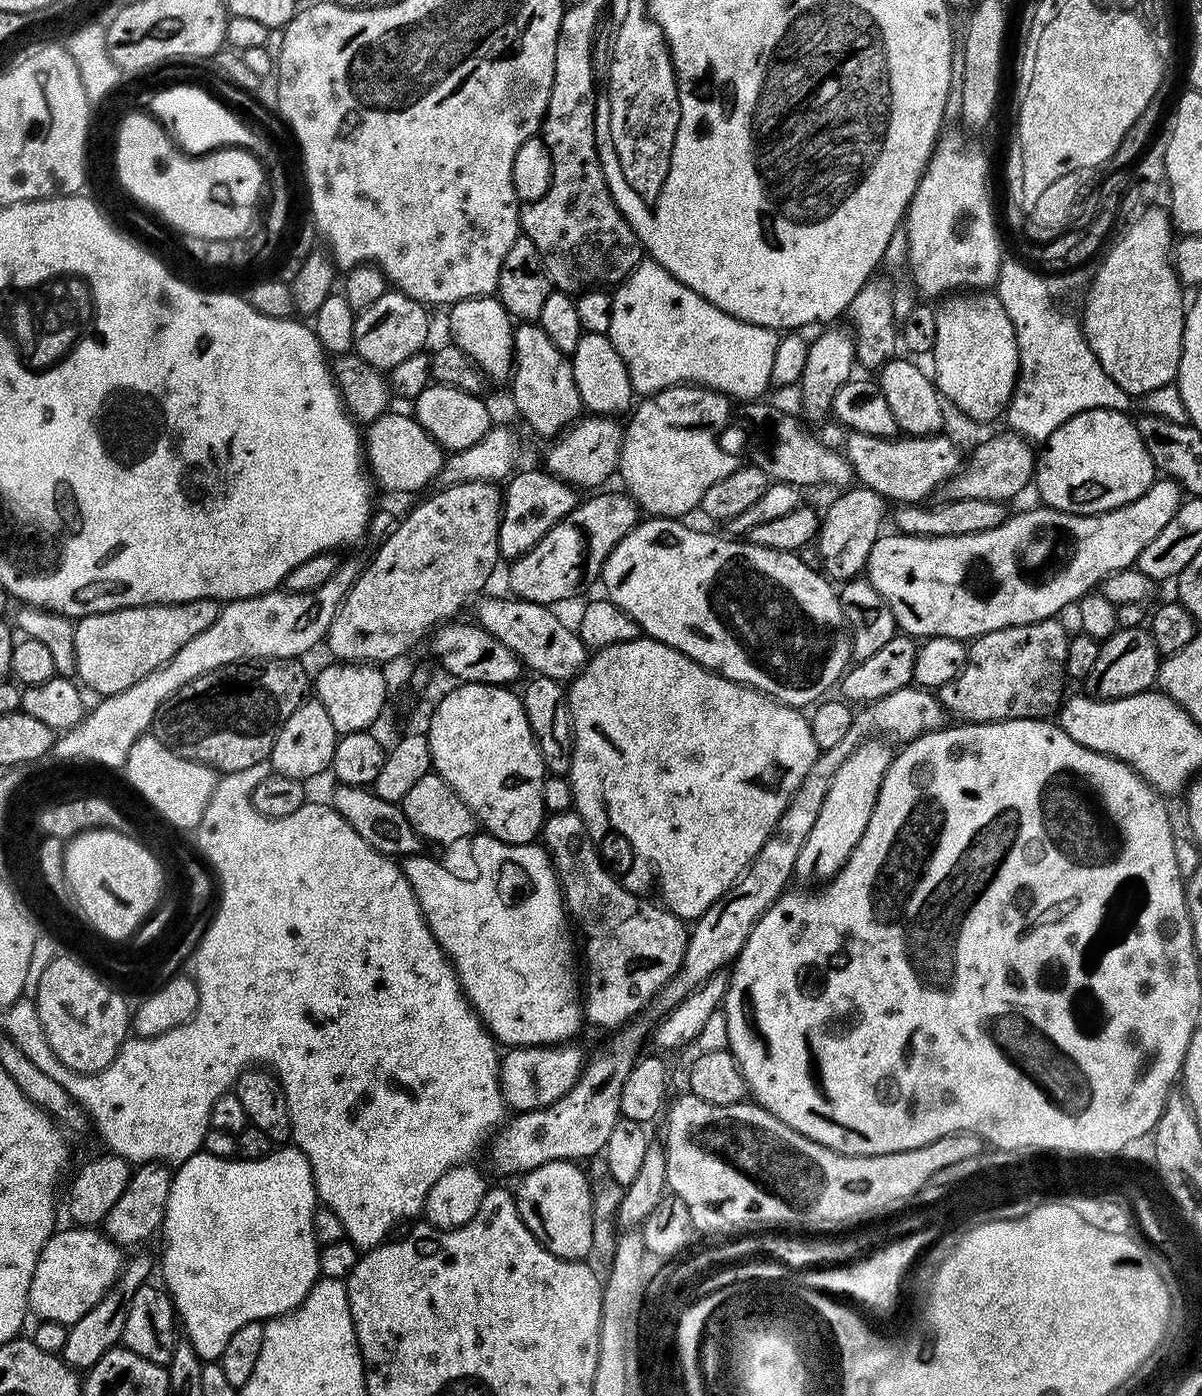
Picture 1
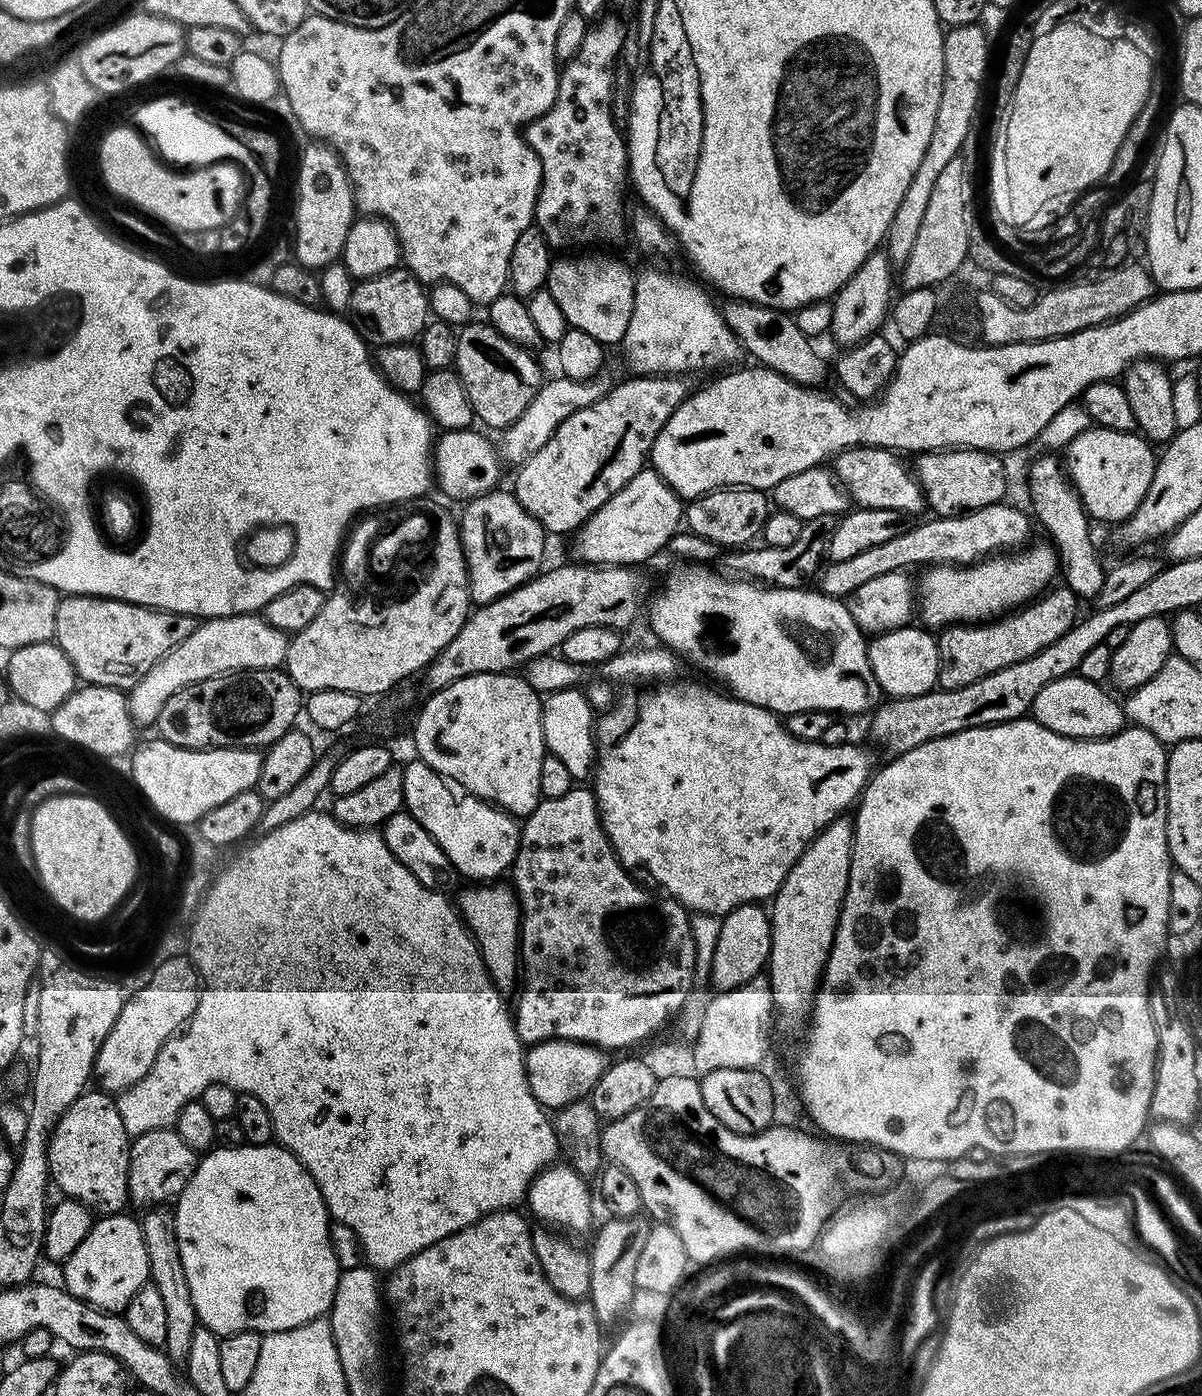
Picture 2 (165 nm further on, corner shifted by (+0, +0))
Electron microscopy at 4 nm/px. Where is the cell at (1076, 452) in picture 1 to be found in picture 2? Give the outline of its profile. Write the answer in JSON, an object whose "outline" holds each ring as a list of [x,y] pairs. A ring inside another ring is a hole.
{"outline":[[[1093,426],[1087,428],[1078,438],[1074,438],[1066,449],[1066,471],[1072,487],[1076,489],[1084,508],[1093,521],[1105,520],[1108,524],[1119,525],[1129,520],[1138,510],[1142,498],[1146,498],[1146,490],[1150,490],[1150,482],[1154,478],[1157,453],[1152,453],[1153,445],[1143,435],[1136,432],[1119,432],[1113,428]]]}

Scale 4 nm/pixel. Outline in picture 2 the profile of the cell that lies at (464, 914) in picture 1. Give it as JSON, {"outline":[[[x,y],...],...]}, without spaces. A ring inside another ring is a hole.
{"outline":[[[492,882],[487,886],[468,886],[458,900],[458,911],[472,937],[492,983],[507,990],[518,980],[518,937],[520,935],[520,906],[515,891],[507,883]]]}

